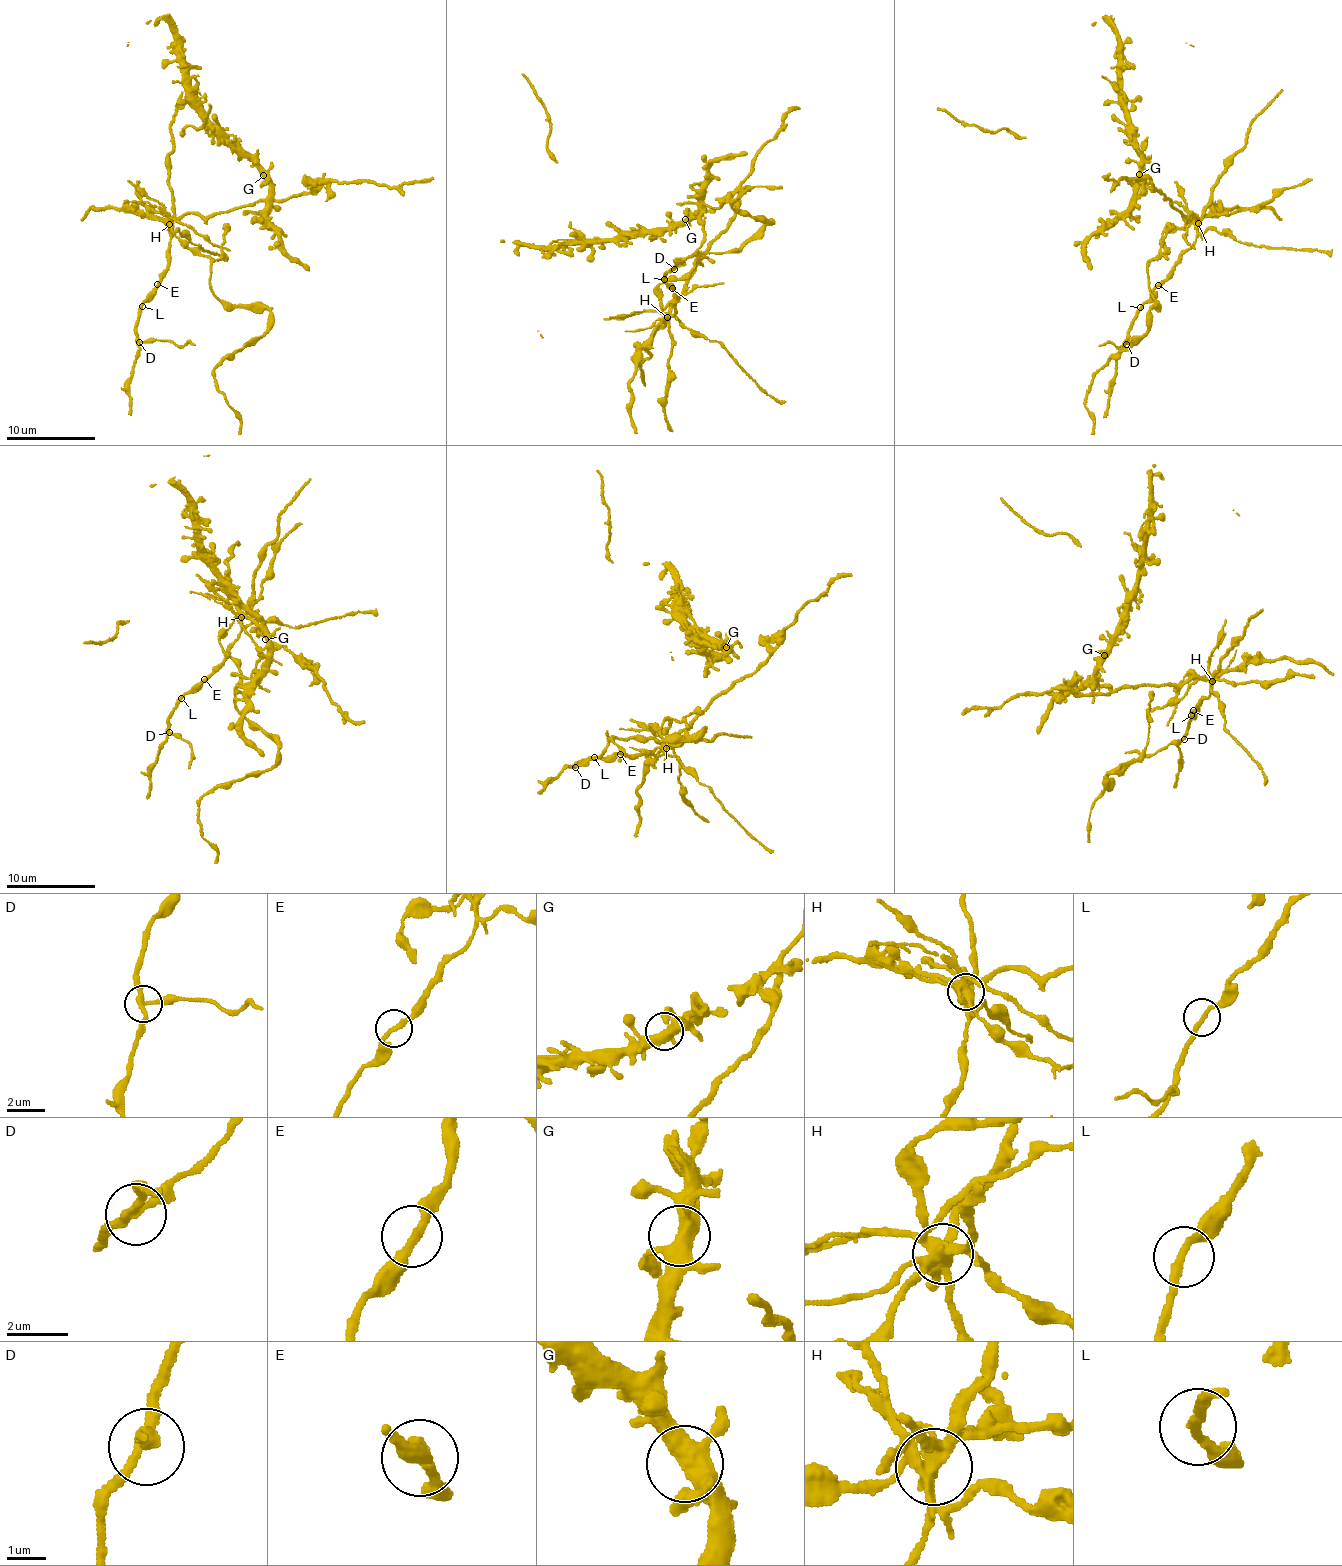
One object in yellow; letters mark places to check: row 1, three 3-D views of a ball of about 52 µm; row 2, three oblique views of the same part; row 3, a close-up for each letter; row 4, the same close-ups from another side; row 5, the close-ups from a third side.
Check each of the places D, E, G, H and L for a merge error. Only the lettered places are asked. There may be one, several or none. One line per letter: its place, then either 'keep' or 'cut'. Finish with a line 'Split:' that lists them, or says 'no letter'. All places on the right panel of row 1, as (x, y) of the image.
D: at (1126, 344); cut
E: at (1158, 285); keep
G: at (1139, 174); keep
H: at (1198, 223); cut
L: at (1140, 307); keep
Split: D, H

